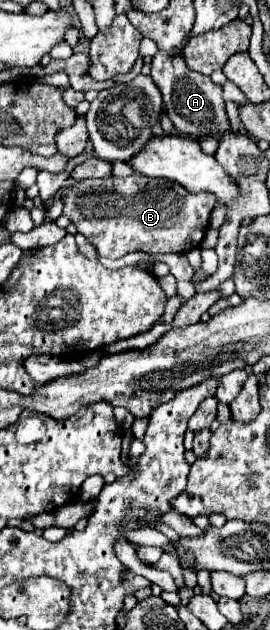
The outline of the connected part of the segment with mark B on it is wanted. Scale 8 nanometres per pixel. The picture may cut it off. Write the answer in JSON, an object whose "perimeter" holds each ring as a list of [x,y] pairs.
{"perimeter":[[[140,173],[130,177],[106,177],[106,179],[82,179],[62,193],[64,209],[62,213],[76,225],[78,233],[82,233],[102,257],[118,259],[132,251],[148,251],[148,253],[186,253],[192,247],[198,247],[206,229],[208,215],[214,209],[214,195],[208,193],[188,193],[180,183],[168,179],[152,179]]]}

